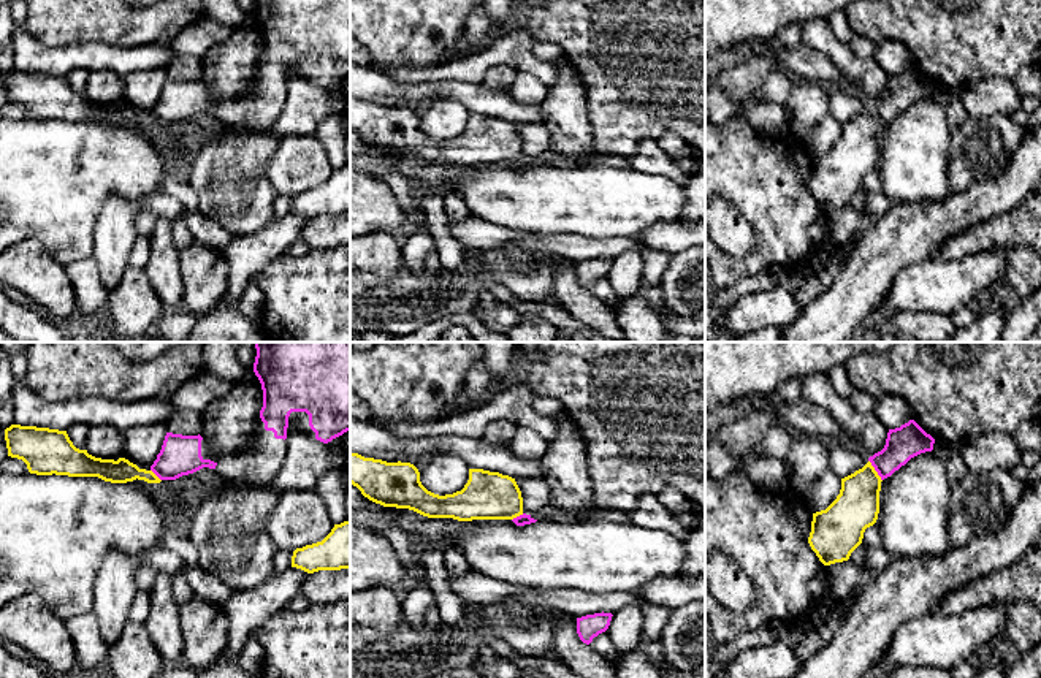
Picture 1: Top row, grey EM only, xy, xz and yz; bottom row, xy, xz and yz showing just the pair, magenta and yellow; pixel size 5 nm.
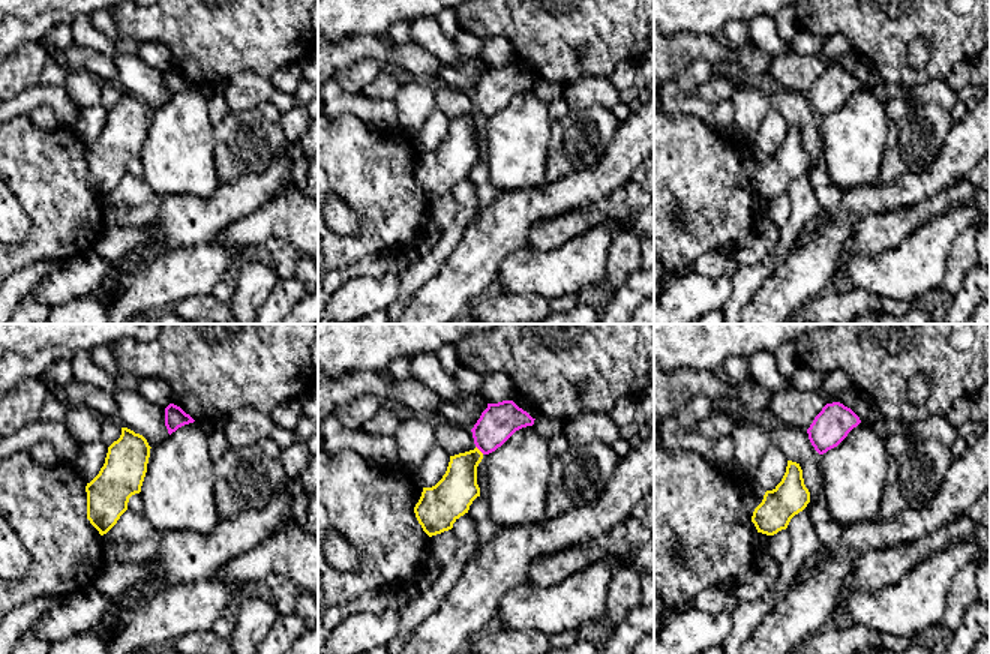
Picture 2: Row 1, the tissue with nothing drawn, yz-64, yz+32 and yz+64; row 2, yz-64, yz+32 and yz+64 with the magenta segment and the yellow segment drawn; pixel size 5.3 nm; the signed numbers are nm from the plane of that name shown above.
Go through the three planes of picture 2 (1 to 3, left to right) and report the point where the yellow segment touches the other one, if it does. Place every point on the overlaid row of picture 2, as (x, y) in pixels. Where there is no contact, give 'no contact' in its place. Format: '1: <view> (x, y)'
1: no contact
2: yz+32 (480, 450)
3: no contact

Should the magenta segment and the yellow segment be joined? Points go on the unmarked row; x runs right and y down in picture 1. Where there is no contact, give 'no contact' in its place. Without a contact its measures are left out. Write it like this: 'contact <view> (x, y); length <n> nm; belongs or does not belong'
contact yz (875, 114); length 130 nm; does not belong

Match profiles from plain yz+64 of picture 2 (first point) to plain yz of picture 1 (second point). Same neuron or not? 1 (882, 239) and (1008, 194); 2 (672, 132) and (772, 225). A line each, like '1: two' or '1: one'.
1: two
2: one

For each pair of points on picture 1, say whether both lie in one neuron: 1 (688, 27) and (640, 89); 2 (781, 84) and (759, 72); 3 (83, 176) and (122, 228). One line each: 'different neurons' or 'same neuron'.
1: same neuron
2: different neurons
3: different neurons

